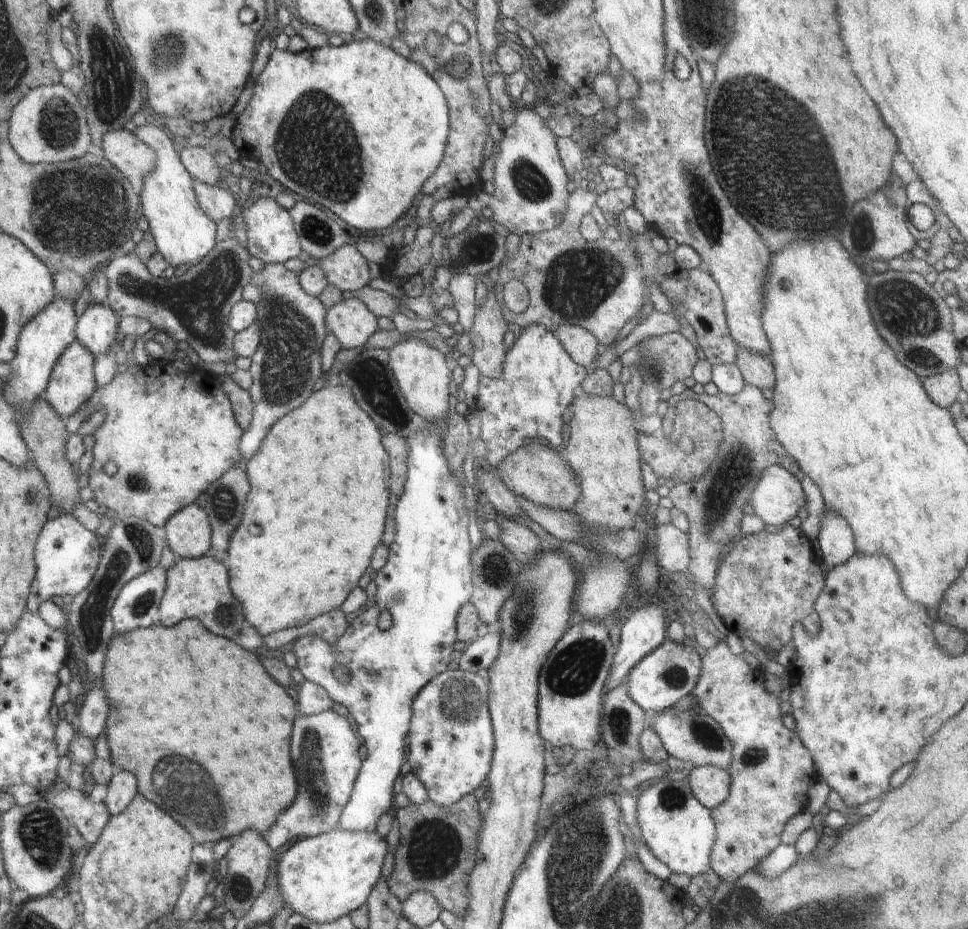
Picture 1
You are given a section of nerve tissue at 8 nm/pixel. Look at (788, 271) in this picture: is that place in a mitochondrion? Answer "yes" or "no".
no

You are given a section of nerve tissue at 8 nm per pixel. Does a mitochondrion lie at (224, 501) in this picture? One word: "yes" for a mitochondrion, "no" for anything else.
yes

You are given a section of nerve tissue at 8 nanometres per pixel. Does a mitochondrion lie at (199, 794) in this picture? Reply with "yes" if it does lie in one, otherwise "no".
yes

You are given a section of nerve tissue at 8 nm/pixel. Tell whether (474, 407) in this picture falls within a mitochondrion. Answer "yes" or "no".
no

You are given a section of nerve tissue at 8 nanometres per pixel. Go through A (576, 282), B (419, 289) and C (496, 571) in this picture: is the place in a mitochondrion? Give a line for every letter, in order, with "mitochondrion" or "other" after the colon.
A: mitochondrion
B: other
C: mitochondrion

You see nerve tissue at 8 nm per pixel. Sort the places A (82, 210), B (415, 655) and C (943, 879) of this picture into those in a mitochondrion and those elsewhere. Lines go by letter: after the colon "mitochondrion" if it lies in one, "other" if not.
A: mitochondrion
B: other
C: other

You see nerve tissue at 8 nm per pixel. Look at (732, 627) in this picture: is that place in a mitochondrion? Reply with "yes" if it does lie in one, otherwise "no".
no

